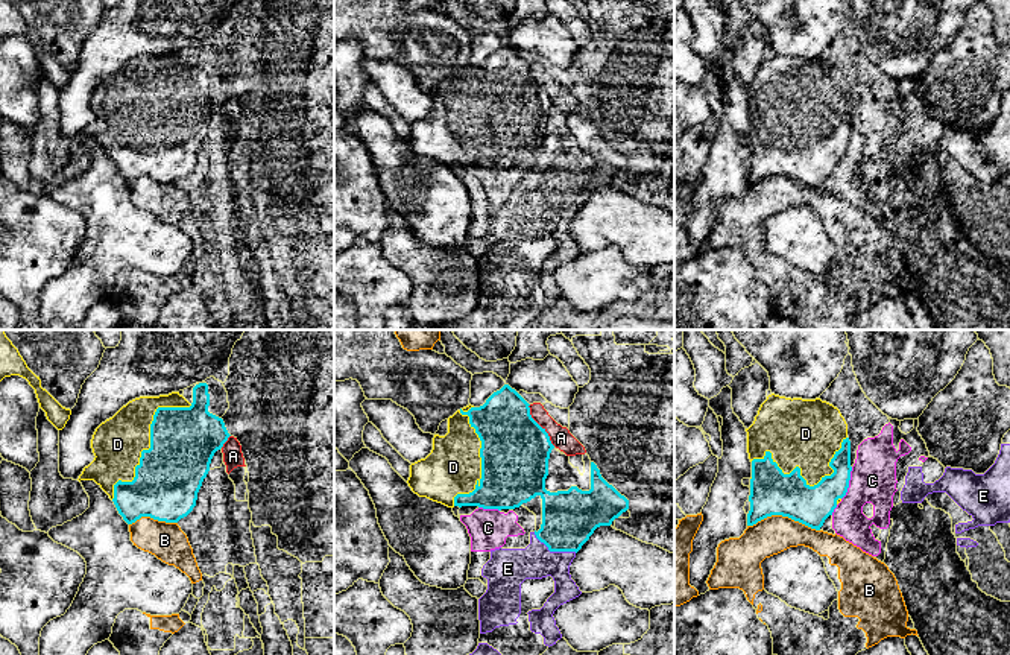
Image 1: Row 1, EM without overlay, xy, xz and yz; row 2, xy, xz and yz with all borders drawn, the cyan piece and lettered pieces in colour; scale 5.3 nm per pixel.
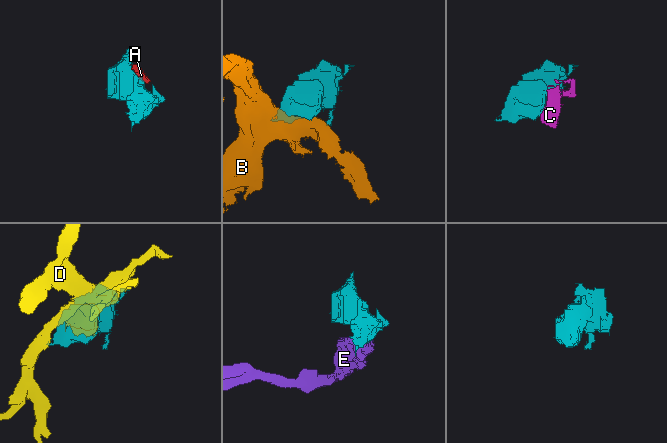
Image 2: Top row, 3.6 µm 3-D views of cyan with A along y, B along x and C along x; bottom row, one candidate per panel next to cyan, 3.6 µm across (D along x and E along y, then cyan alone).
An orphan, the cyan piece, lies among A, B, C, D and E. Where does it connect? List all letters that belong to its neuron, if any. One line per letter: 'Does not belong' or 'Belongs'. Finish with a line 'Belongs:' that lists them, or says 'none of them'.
A: Does not belong
B: Does not belong
C: Does not belong
D: Belongs
E: Does not belong
Belongs: D

